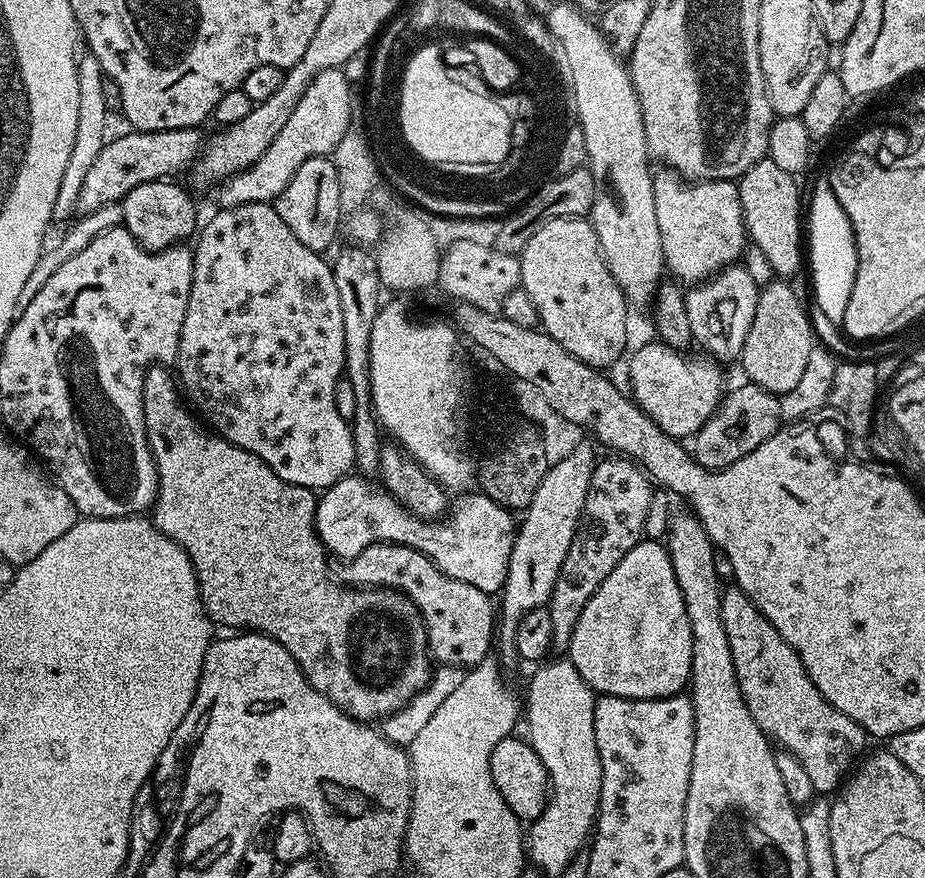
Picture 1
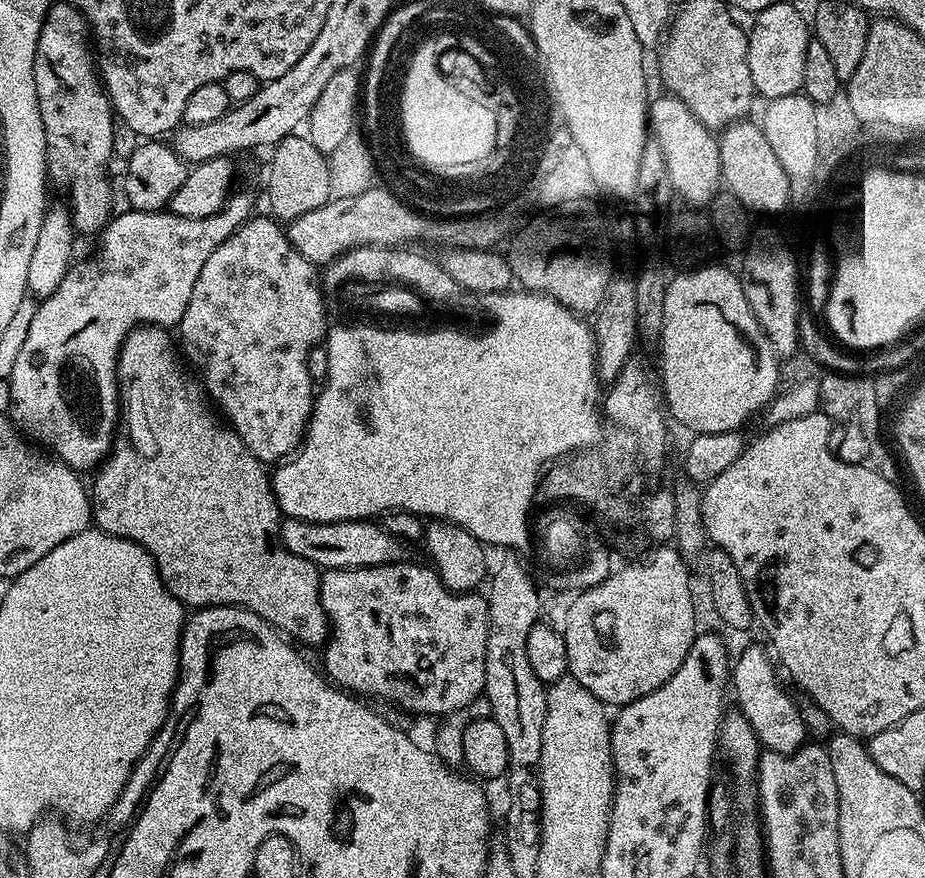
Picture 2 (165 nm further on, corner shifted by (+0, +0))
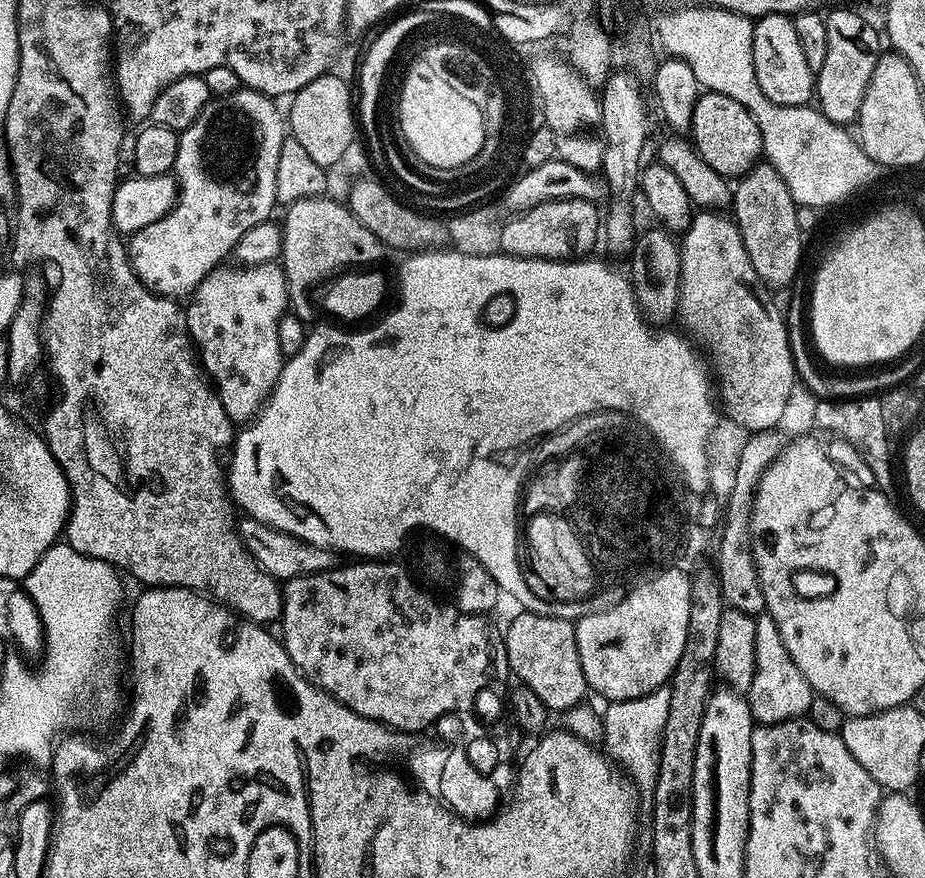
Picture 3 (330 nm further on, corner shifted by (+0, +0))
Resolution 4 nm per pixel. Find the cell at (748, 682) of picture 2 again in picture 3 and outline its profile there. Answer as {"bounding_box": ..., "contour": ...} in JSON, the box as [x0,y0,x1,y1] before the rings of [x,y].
{"bounding_box":[746,614,814,725],"contour":[[[766,614],[756,617],[754,682],[750,682],[750,690],[746,693],[746,699],[752,711],[753,721],[757,725],[777,724],[807,717],[814,699],[810,682],[806,682],[802,670],[794,666],[794,658],[790,658],[790,650],[786,650],[786,645],[782,642],[782,634],[778,634],[778,626],[774,626],[774,618]]]}

